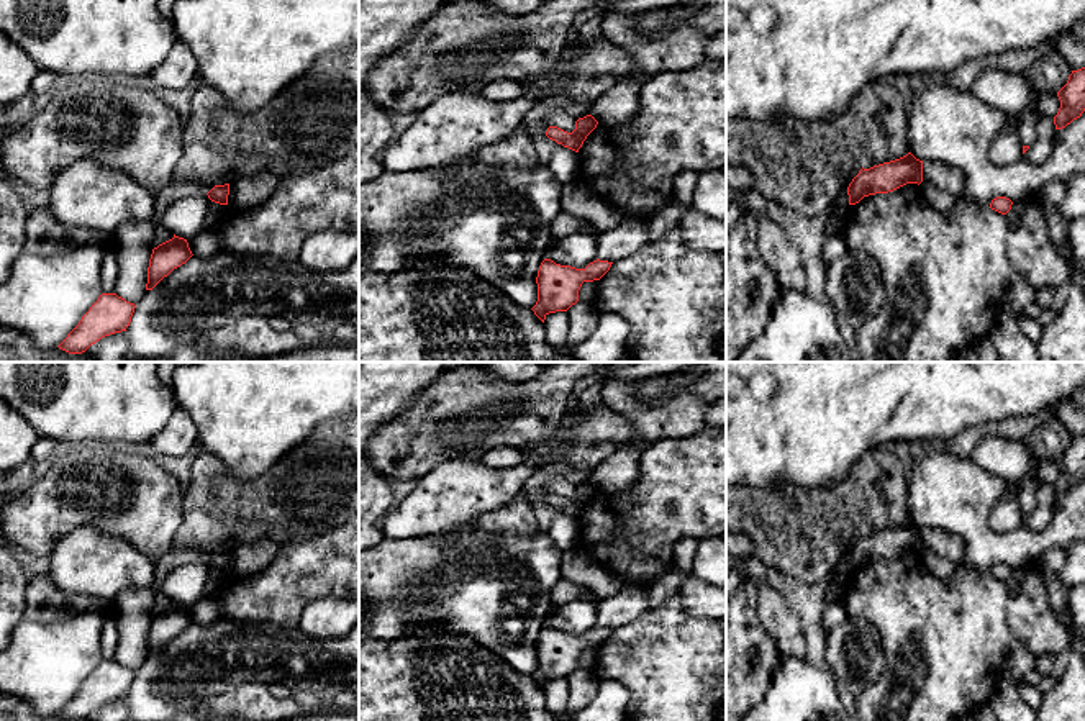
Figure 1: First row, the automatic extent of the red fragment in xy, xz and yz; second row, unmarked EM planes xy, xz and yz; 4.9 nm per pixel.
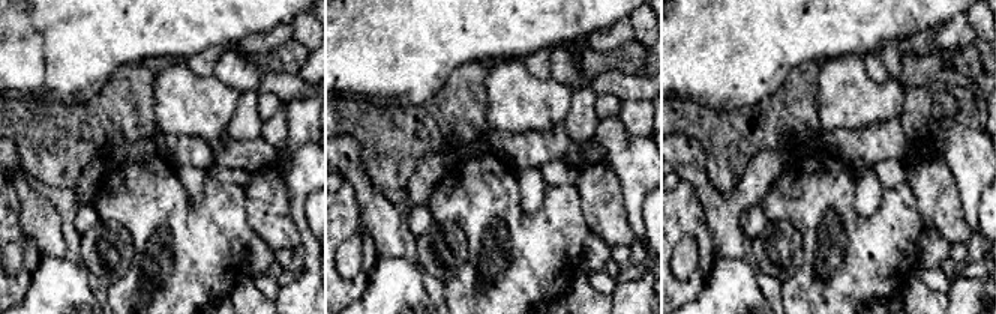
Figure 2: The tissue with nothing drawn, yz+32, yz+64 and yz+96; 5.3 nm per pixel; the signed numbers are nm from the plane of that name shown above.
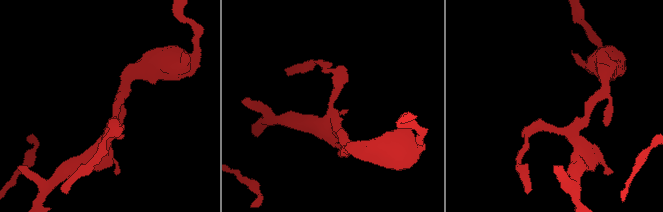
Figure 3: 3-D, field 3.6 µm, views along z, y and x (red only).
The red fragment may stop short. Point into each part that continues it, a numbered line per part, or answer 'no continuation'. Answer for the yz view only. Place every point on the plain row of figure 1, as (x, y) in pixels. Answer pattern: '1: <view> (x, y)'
no continuation

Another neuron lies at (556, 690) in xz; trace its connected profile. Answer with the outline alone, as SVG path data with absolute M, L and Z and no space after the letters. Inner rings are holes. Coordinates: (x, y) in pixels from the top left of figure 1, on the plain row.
M565 678L546 682L544 693L546 693L546 706L551 713L554 713L559 718L569 719L574 718L567 713L569 687Z

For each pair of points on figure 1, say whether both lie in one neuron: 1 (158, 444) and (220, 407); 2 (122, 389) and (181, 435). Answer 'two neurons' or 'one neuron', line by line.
1: two neurons
2: two neurons

